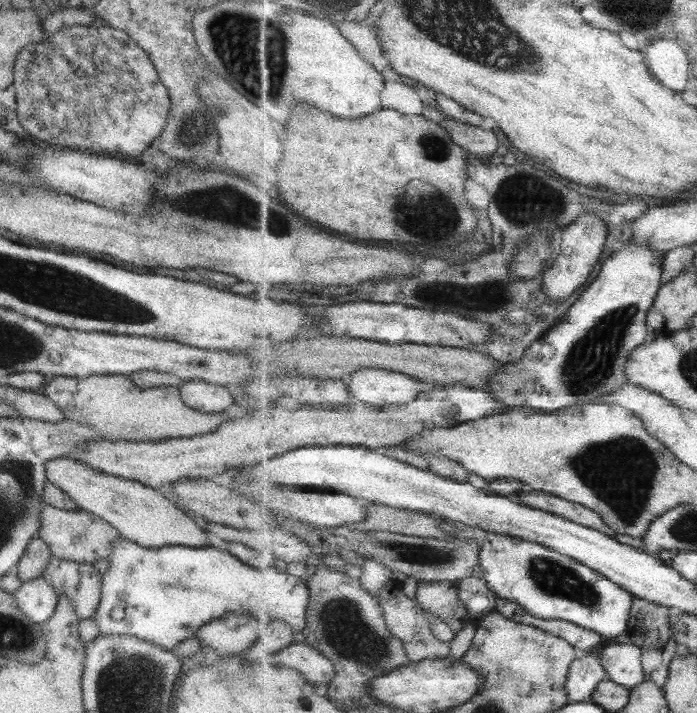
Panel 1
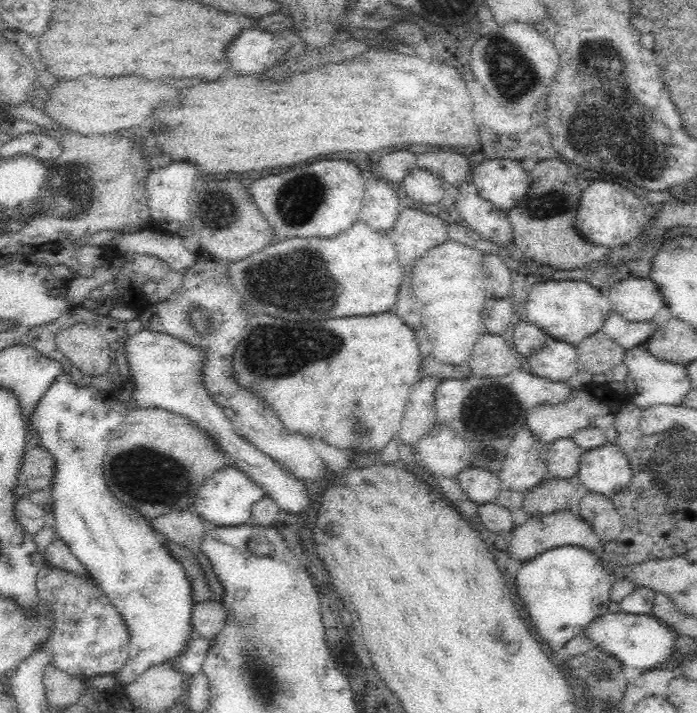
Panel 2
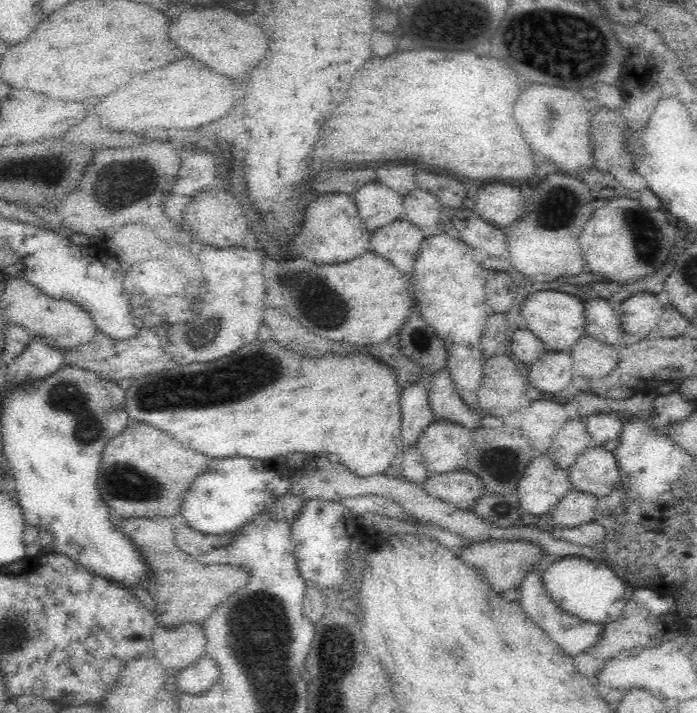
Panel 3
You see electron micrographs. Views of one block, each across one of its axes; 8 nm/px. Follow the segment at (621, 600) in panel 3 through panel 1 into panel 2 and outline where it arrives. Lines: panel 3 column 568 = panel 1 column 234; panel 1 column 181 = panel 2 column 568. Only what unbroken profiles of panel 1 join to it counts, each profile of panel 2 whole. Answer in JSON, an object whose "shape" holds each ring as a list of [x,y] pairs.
{"shape":[[[561,546],[524,562],[516,575],[515,584],[534,629],[554,651],[568,658],[564,644],[582,634],[583,628],[593,618],[609,612],[615,580],[616,576],[592,551],[578,546]]]}

